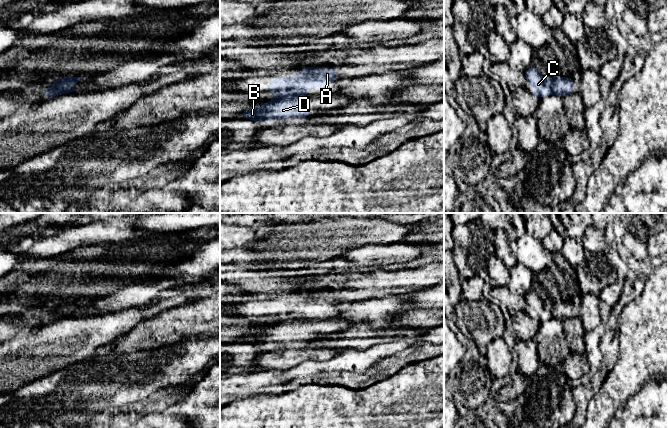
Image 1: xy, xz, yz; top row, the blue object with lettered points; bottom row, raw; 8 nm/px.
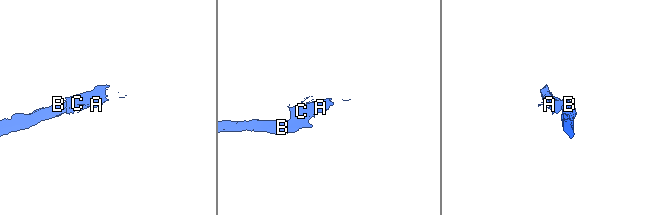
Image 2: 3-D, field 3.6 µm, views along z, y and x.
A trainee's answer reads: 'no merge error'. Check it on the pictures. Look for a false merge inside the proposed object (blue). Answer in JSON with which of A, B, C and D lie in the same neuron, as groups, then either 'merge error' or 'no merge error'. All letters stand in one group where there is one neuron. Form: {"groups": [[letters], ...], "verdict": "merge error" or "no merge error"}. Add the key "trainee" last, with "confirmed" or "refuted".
{"groups": [["A", "C"], ["B", "D"]], "verdict": "merge error", "trainee": "refuted"}

